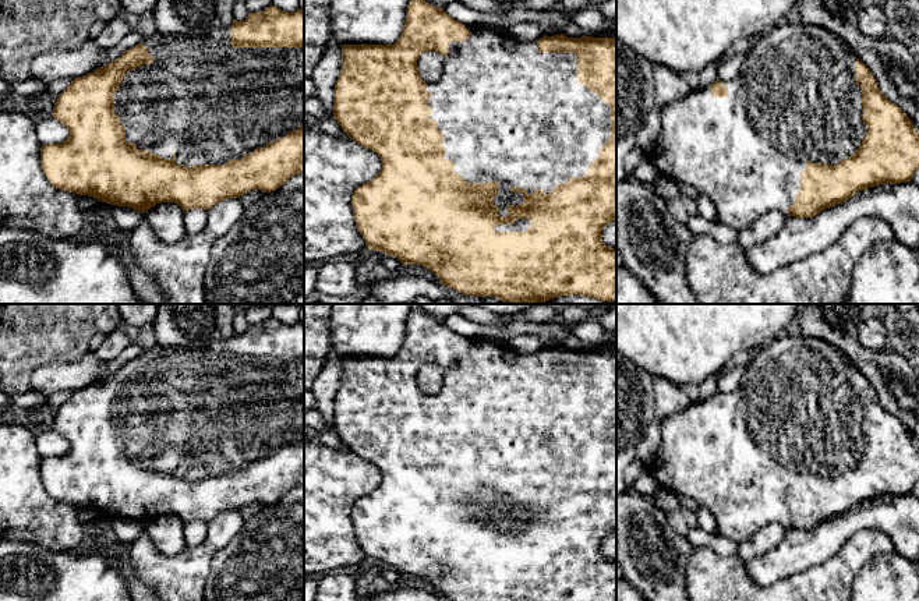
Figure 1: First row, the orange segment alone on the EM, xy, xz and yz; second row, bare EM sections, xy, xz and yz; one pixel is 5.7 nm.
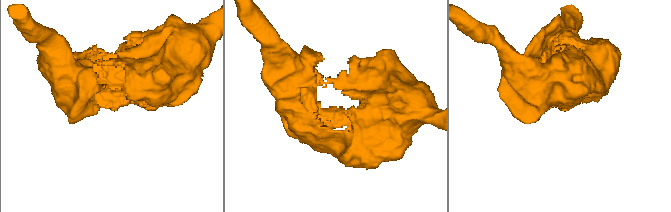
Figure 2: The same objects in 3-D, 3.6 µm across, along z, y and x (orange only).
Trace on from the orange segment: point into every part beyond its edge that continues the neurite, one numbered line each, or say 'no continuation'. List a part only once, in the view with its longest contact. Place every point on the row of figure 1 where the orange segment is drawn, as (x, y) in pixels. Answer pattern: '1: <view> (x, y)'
1: xz (512, 115)

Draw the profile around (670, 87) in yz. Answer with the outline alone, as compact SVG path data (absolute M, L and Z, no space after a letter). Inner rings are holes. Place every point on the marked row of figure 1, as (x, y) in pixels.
M655 66L651 81L655 89L655 103L658 107L681 100L692 91L690 85L669 67Z

